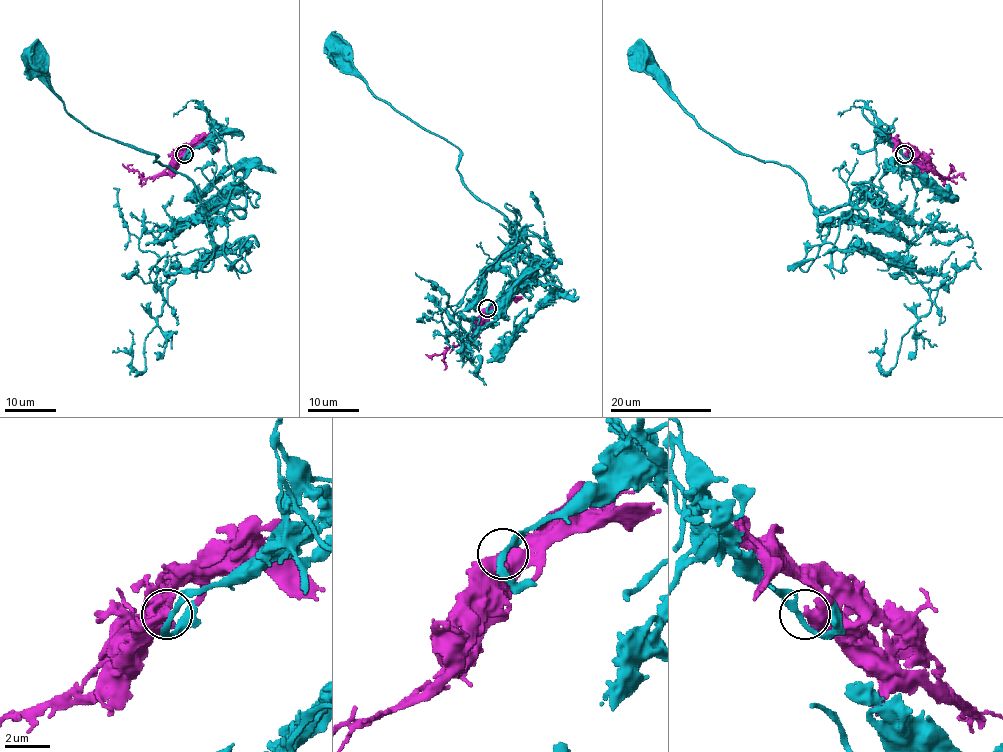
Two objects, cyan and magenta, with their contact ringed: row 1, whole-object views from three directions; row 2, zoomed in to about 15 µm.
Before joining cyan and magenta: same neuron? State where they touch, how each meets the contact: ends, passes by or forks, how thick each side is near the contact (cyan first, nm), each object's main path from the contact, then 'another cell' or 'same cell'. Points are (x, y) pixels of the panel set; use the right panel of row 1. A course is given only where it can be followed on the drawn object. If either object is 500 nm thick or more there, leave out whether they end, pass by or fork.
place (904, 154); calibres 240 and 550 nm; course cyan (903, 155), (877, 133), (879, 170), (845, 204), (820, 213), (790, 167), (739, 153), (695, 122), (646, 53); course magenta (904, 155), (913, 155), (946, 179), (951, 170), (950, 164); same cell

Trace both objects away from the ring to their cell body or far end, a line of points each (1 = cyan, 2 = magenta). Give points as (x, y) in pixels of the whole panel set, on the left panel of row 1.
1: (184, 155), (215, 133), (224, 142), (235, 181), (212, 213), (193, 183), (156, 155), (77, 122), (32, 53)
2: (184, 155), (173, 166), (144, 179), (137, 171), (122, 164)

